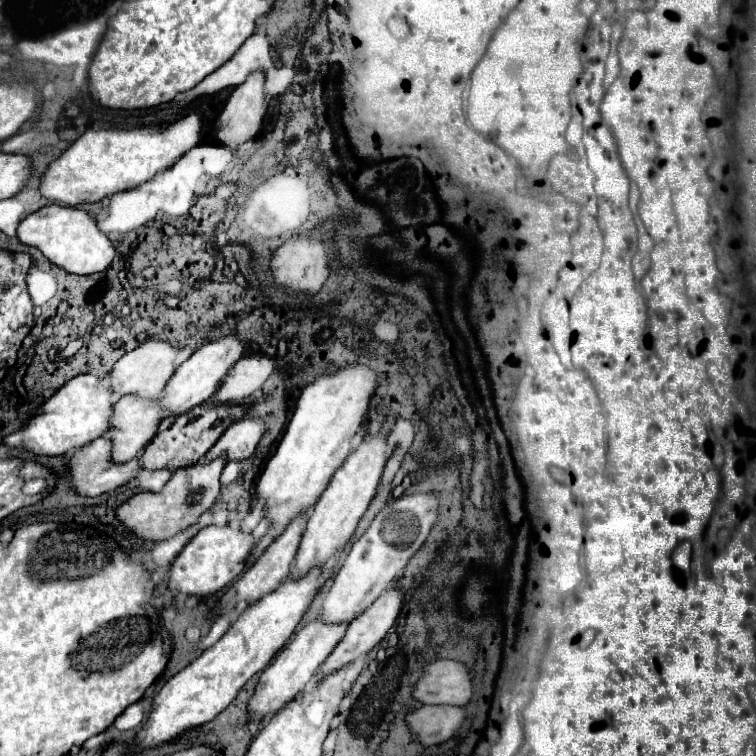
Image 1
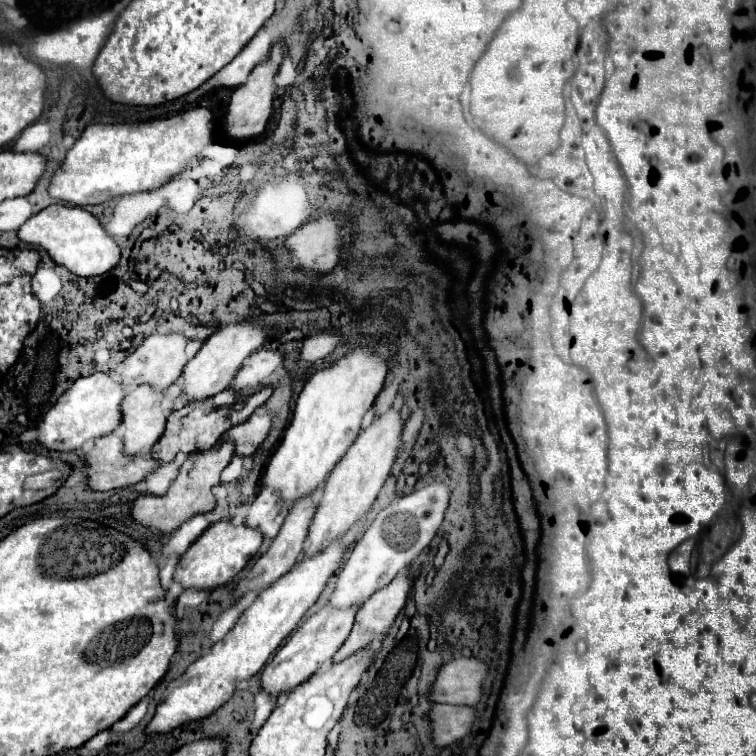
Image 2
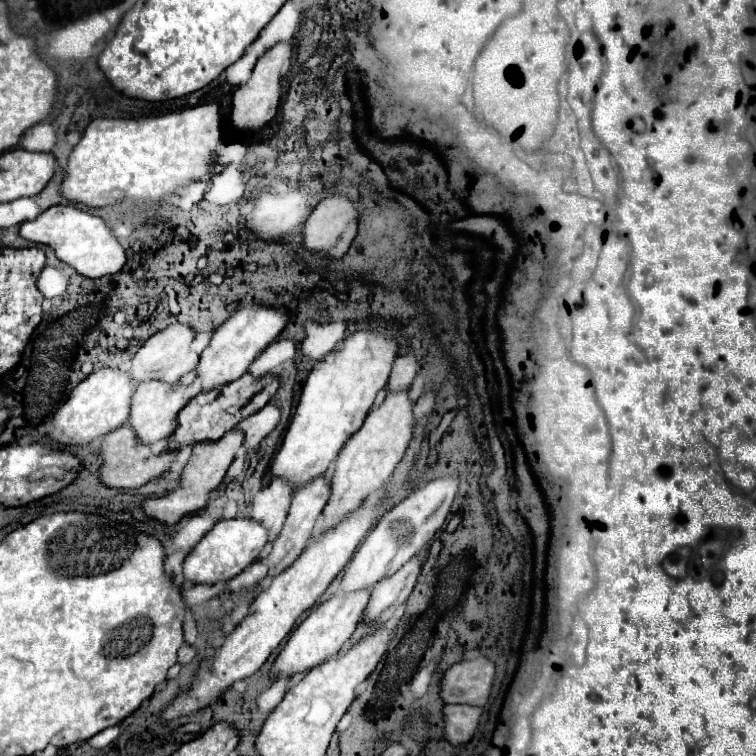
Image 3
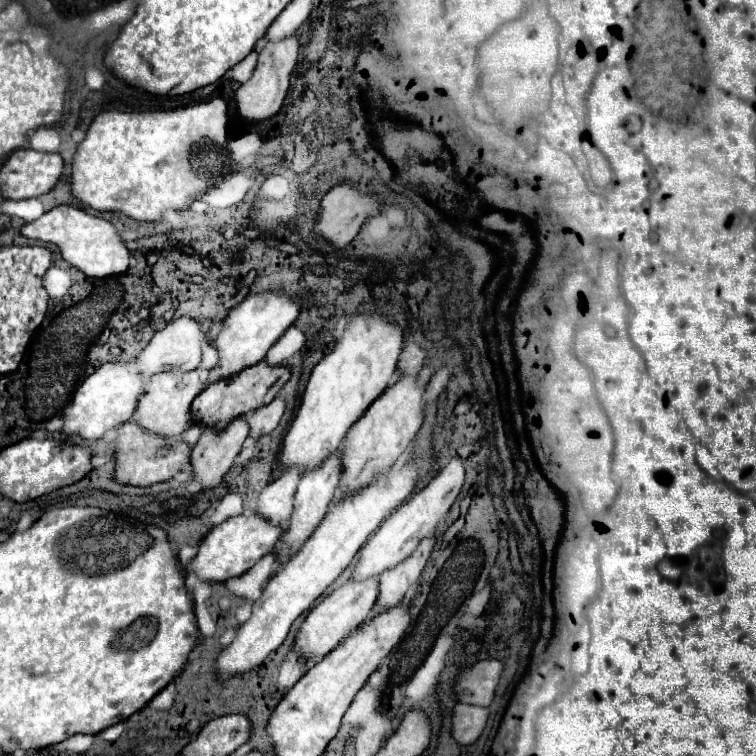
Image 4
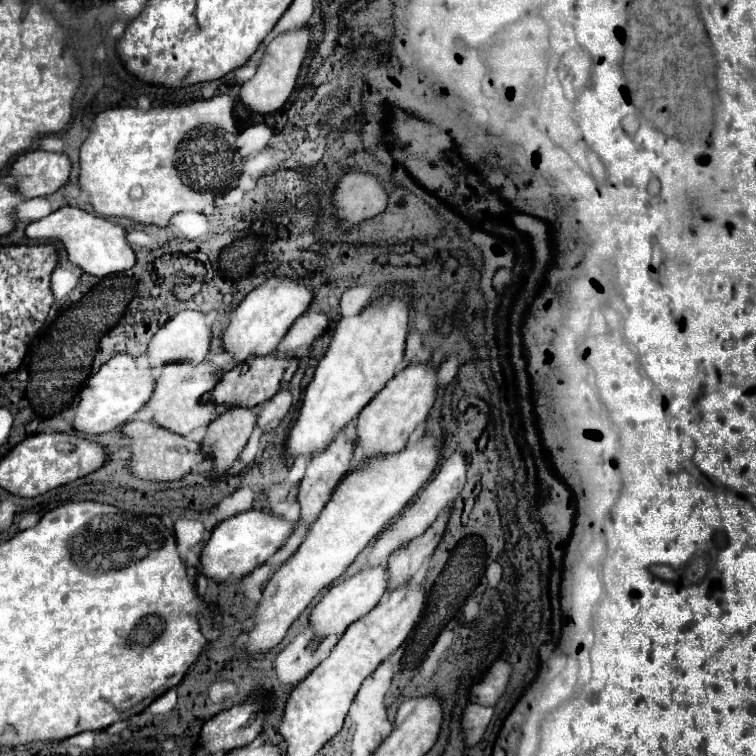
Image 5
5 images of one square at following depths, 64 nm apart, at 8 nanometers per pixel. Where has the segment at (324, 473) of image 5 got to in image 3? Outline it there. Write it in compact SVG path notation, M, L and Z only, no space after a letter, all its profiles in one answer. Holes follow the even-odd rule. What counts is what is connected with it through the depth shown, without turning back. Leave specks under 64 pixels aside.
M326 476L312 480L310 484L302 486L302 488L294 494L292 504L290 504L288 518L286 518L286 522L284 522L284 528L282 528L282 532L278 534L278 538L274 540L272 552L262 560L262 562L268 566L268 576L270 576L270 578L278 576L284 568L288 568L288 566L300 556L300 552L304 550L306 542L308 542L310 536L312 536L312 530L314 530L314 526L316 526L316 520L320 518L320 512L322 512L322 508L324 508L324 504L326 504L328 496L330 496L330 480L328 480Z

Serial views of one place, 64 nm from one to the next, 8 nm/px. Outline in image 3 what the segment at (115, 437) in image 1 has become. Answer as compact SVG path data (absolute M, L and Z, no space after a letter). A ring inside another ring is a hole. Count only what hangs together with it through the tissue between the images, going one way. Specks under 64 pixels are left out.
M158 380L138 384L136 392L132 396L132 402L130 402L130 416L128 416L128 424L136 432L136 440L140 440L142 444L154 444L158 440L168 438L176 428L176 414L188 402L186 390L188 390L188 386L164 384Z

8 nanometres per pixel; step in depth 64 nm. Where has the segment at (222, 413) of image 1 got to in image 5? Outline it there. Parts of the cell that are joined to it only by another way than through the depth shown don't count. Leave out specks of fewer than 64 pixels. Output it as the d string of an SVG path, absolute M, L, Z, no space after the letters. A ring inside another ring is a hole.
M274 354L250 358L248 362L244 362L244 364L236 366L234 370L226 372L222 376L220 384L216 384L216 388L212 392L208 392L208 400L224 406L226 410L238 408L238 406L240 408L242 406L254 408L254 406L270 400L282 386L286 386L290 382L290 378L294 376L296 368L298 368L298 360L294 360L294 358L280 358L280 356L274 356Z

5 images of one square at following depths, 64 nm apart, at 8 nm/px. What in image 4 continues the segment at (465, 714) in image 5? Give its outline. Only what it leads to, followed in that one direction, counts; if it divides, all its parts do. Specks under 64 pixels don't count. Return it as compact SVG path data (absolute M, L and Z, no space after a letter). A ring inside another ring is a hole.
M456 704L452 708L452 738L460 746L474 744L482 734L488 720L488 708Z

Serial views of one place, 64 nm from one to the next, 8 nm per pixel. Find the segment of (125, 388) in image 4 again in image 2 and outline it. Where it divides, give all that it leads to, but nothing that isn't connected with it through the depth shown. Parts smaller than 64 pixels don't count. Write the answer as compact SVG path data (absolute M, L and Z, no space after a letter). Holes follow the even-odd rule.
M94 372L90 376L78 378L56 400L56 404L44 412L44 416L36 424L38 434L34 440L46 446L46 450L56 450L56 452L78 450L86 440L96 440L116 430L116 426L120 424L120 416L122 416L120 402L124 396L126 396L124 386L110 374Z

